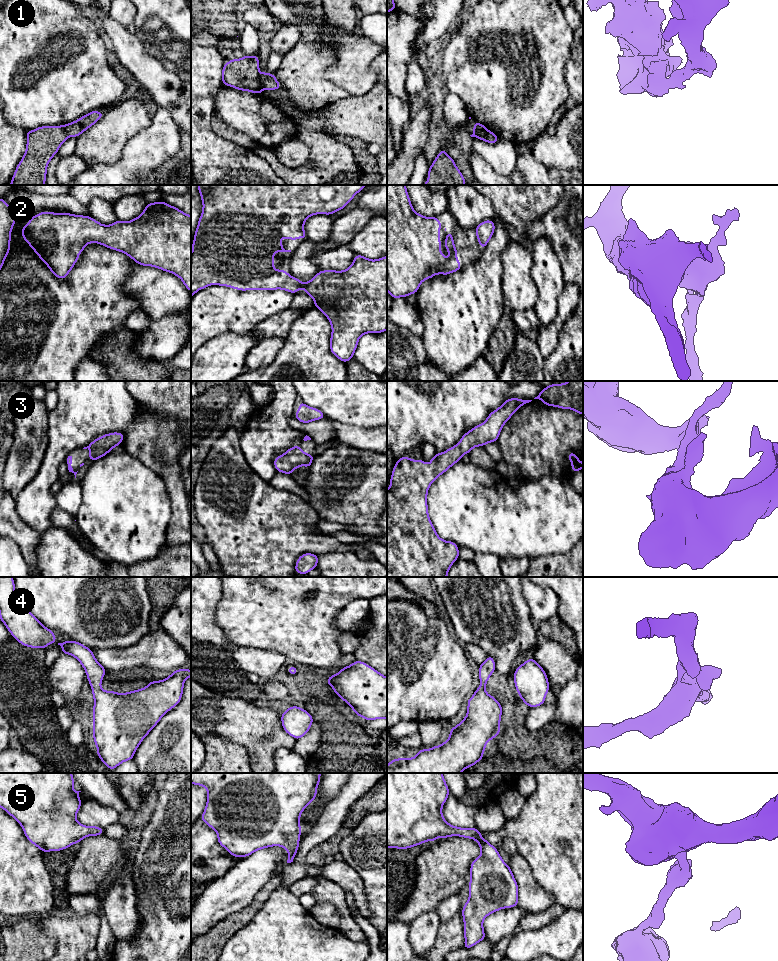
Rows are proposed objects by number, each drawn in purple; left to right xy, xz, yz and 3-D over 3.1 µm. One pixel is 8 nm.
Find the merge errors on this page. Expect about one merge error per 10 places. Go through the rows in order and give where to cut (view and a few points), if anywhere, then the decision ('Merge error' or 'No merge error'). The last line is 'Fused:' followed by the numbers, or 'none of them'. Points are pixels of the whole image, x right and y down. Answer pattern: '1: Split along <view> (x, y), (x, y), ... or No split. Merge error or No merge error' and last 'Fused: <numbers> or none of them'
1: No split. No merge error
2: No split. No merge error
3: No split. No merge error
4: No split. No merge error
5: No split. No merge error
Fused: none of them

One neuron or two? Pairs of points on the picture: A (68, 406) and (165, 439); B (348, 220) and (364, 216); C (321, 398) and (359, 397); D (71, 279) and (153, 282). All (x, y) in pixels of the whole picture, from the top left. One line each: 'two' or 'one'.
A: two
B: one
C: one
D: two

